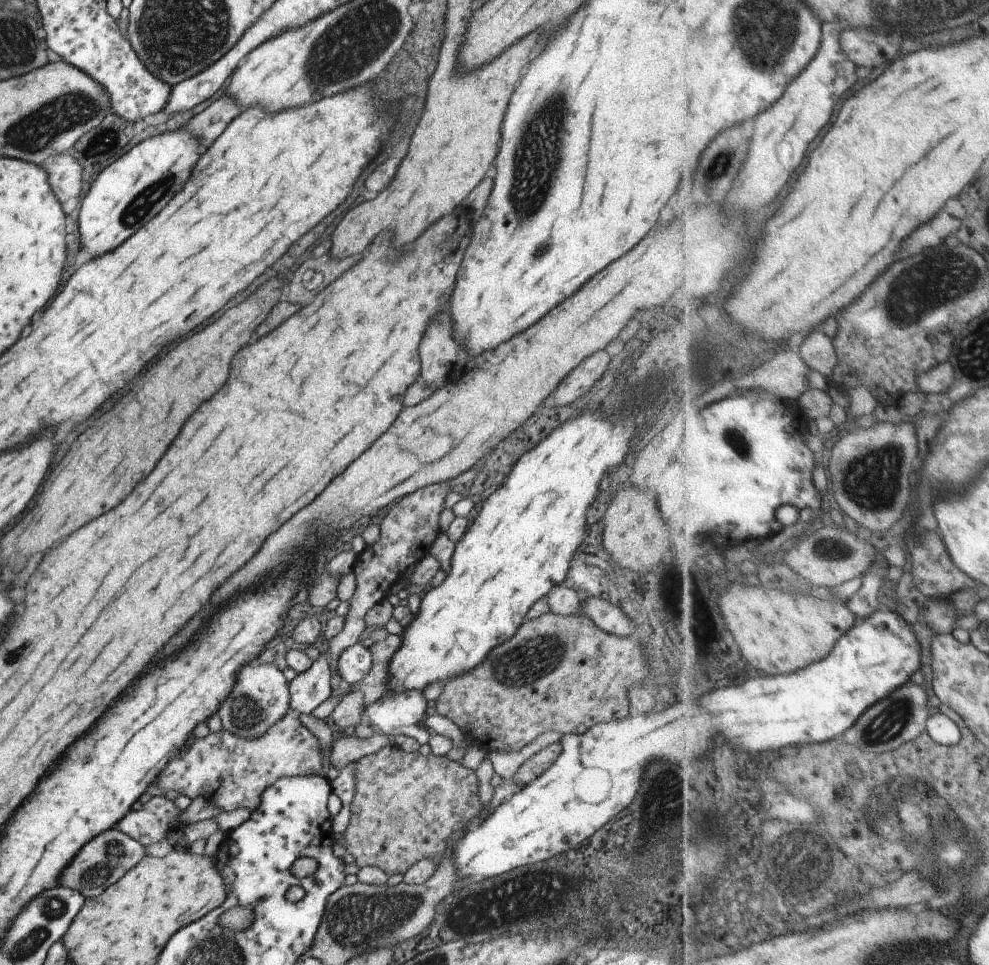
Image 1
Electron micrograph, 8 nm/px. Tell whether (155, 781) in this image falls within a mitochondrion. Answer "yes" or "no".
no

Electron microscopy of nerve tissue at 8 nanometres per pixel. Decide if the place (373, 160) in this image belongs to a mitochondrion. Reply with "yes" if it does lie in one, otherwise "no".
no

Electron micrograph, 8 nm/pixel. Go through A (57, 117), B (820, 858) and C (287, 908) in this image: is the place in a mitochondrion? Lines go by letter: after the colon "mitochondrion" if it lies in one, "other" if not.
A: mitochondrion
B: mitochondrion
C: other

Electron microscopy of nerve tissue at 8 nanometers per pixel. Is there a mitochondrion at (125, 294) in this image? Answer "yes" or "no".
no

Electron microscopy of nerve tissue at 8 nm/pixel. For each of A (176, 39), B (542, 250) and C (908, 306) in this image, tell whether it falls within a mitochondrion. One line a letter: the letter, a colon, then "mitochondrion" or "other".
A: mitochondrion
B: mitochondrion
C: mitochondrion

